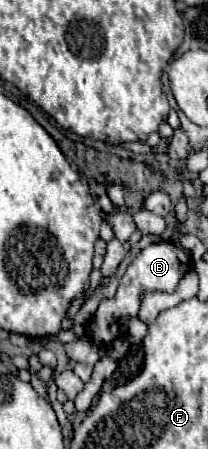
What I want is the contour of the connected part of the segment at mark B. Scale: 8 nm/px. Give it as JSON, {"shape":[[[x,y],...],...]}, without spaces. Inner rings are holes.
{"shape":[[[157,242],[147,246],[145,250],[139,252],[139,256],[131,262],[131,266],[127,268],[125,276],[121,278],[121,284],[117,288],[117,294],[113,300],[103,300],[97,308],[97,314],[93,318],[93,338],[105,346],[109,346],[117,336],[119,336],[119,318],[121,316],[137,316],[139,312],[139,294],[147,292],[147,290],[175,290],[175,286],[179,284],[179,280],[183,278],[183,274],[189,270],[189,254],[173,244],[173,242]],[[105,322],[105,330],[99,328],[99,324]]]}

